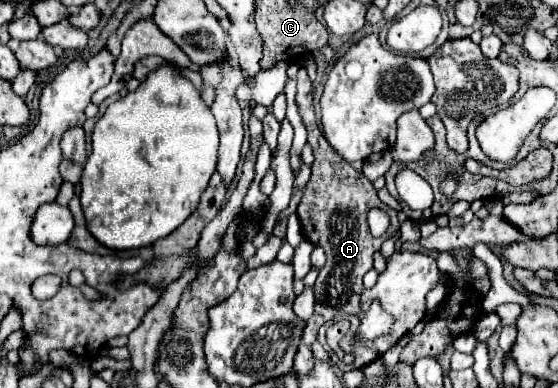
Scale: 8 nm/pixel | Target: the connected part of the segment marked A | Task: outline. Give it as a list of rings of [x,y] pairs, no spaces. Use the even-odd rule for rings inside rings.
[[[301,66],[297,72],[297,106],[299,106],[301,118],[307,126],[315,164],[319,164],[319,168],[313,168],[309,194],[305,194],[301,198],[301,202],[297,206],[297,216],[299,216],[305,240],[309,240],[313,246],[323,248],[325,256],[327,256],[327,262],[321,268],[321,272],[313,284],[315,312],[303,328],[303,344],[307,344],[307,346],[311,346],[317,340],[319,326],[325,324],[327,320],[333,320],[335,316],[339,316],[339,312],[349,312],[349,310],[361,312],[359,298],[363,292],[363,276],[369,268],[373,268],[375,250],[379,250],[381,244],[399,228],[397,212],[391,210],[389,206],[385,206],[377,198],[373,184],[363,176],[363,172],[355,170],[349,162],[337,158],[333,154],[333,150],[329,148],[329,144],[323,138],[323,134],[317,126],[317,120],[315,120],[311,90],[313,90],[313,84],[307,78],[307,70]],[[371,208],[379,208],[379,210],[387,212],[391,218],[391,226],[389,226],[387,234],[383,234],[379,238],[375,238],[367,226],[367,212]]]

